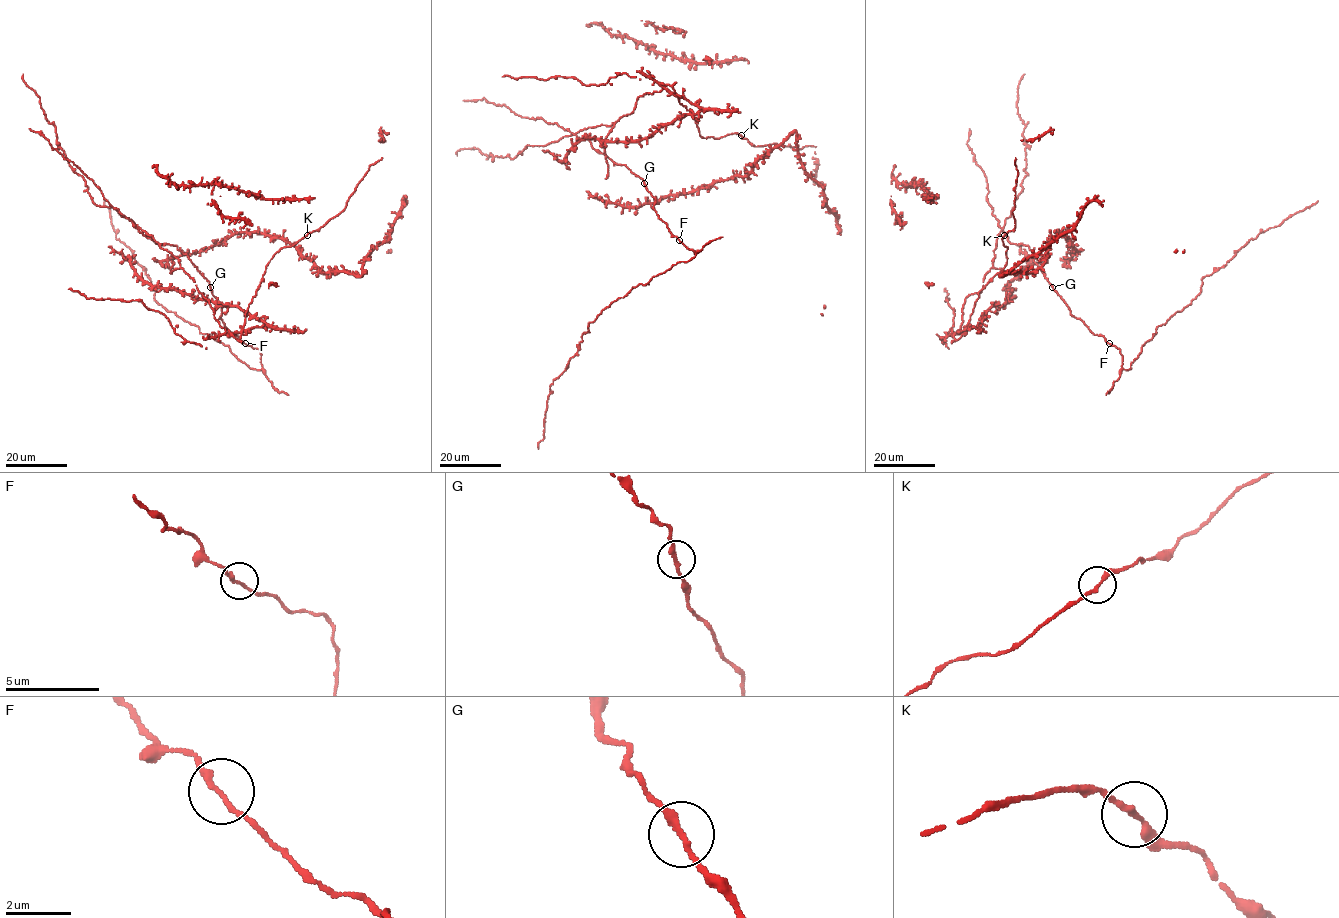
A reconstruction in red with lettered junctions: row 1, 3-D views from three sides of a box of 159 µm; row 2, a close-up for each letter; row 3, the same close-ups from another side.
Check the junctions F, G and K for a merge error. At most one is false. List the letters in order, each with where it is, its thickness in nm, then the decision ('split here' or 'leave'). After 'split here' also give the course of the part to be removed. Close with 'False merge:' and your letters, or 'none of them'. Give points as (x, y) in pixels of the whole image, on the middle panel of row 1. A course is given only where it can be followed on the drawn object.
F: (679, 240) | 190 nm | leave
G: (644, 183) | 200 nm | leave
K: (741, 135) | 200 nm | leave
False merge: none of them

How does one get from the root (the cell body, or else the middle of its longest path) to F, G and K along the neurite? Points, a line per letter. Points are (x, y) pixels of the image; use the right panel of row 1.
F: (999, 234), (1003, 227), (1011, 243), (1028, 246), (1034, 261), (1070, 313), (1109, 343)
G: (999, 234), (1003, 227), (1011, 243), (1028, 246), (1034, 261), (1052, 286)
K: (999, 234), (992, 267), (981, 290), (965, 298), (958, 333), (965, 330), (978, 293), (1006, 263), (1004, 235)

